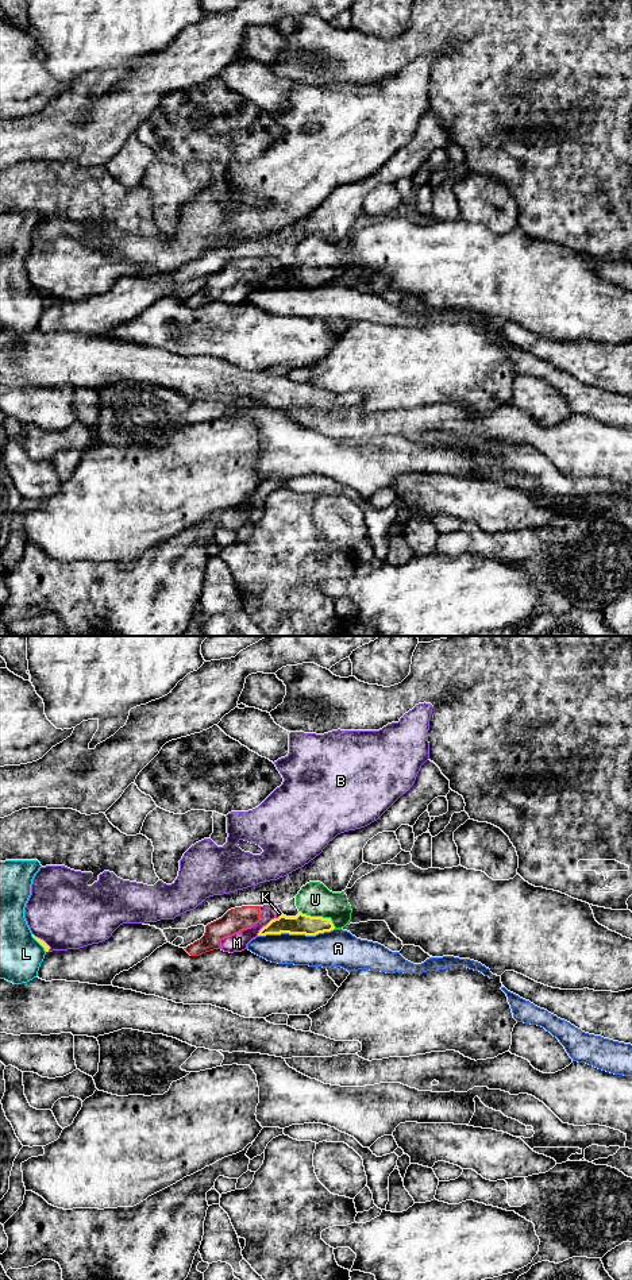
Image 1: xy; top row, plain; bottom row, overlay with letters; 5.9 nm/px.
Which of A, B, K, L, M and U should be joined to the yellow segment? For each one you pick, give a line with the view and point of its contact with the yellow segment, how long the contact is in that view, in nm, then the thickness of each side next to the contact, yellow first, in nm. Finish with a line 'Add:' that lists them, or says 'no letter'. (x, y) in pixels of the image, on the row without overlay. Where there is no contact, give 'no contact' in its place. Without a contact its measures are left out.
U: xy (319, 269) | 240 nm | 120/200 nm
Add: U

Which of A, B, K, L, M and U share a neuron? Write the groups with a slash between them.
A / B / K M / L / U

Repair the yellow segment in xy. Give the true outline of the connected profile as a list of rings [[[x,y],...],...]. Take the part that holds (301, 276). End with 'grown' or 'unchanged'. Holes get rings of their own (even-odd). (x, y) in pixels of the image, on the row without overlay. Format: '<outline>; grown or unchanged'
[[[309,234],[296,247],[298,266],[286,269],[281,266],[263,278],[258,288],[266,286],[305,286],[342,281],[351,271],[351,258],[344,243],[332,244],[320,234]]]; grown

